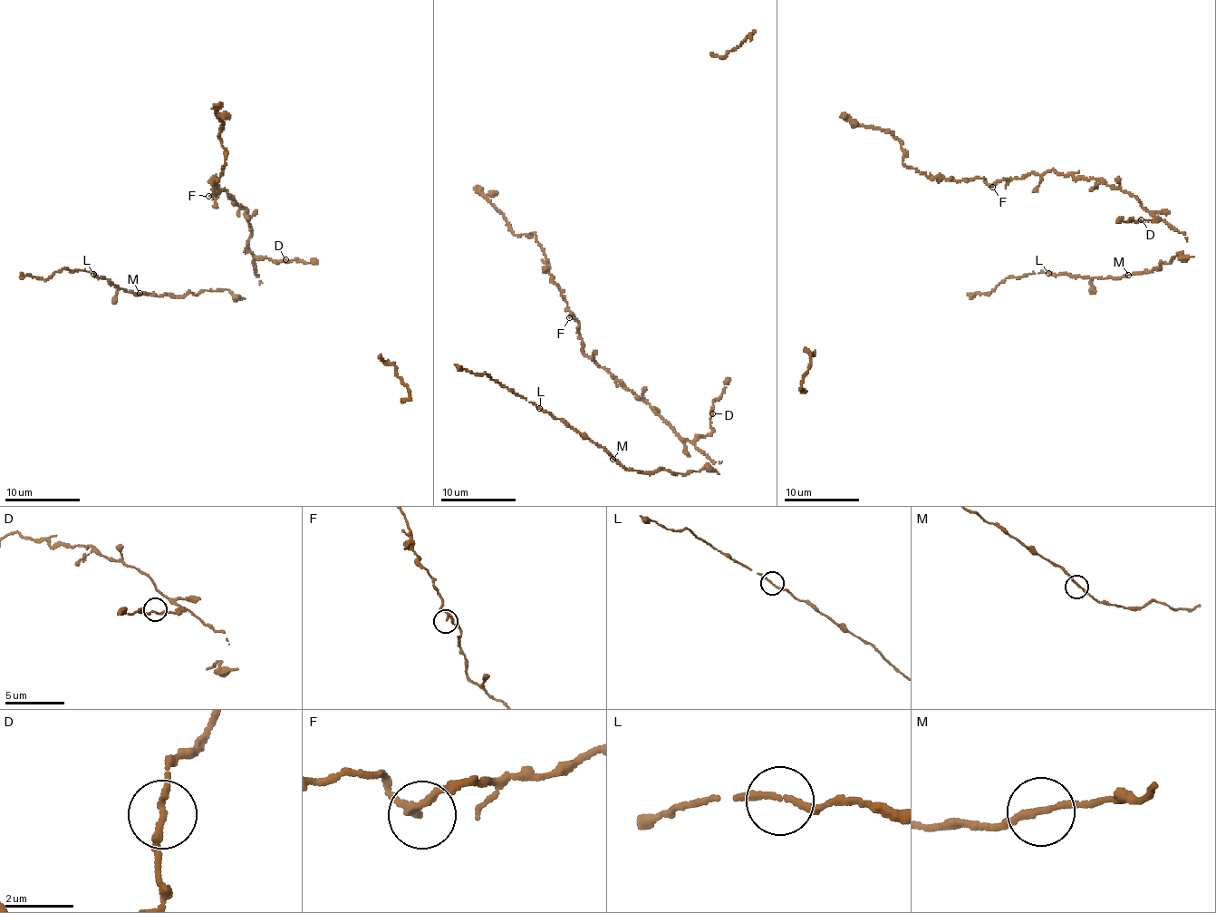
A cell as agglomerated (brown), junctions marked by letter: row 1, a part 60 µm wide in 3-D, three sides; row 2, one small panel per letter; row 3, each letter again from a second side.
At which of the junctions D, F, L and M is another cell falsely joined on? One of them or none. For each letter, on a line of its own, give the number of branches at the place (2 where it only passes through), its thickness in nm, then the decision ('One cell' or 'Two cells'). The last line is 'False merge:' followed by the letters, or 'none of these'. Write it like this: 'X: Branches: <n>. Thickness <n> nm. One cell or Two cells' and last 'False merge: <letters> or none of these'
D: Branches: 2. Thickness 170 nm. One cell
F: Branches: 2. Thickness 160 nm. One cell
L: Branches: 2. Thickness 160 nm. One cell
M: Branches: 2. Thickness 160 nm. One cell
False merge: none of these

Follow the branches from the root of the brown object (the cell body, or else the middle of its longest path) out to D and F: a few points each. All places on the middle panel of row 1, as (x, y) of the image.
D: (616, 380), (650, 405), (654, 412), (683, 439), (694, 441), (712, 432), (712, 413)
F: (616, 380), (584, 353), (578, 323), (572, 315), (569, 317)

